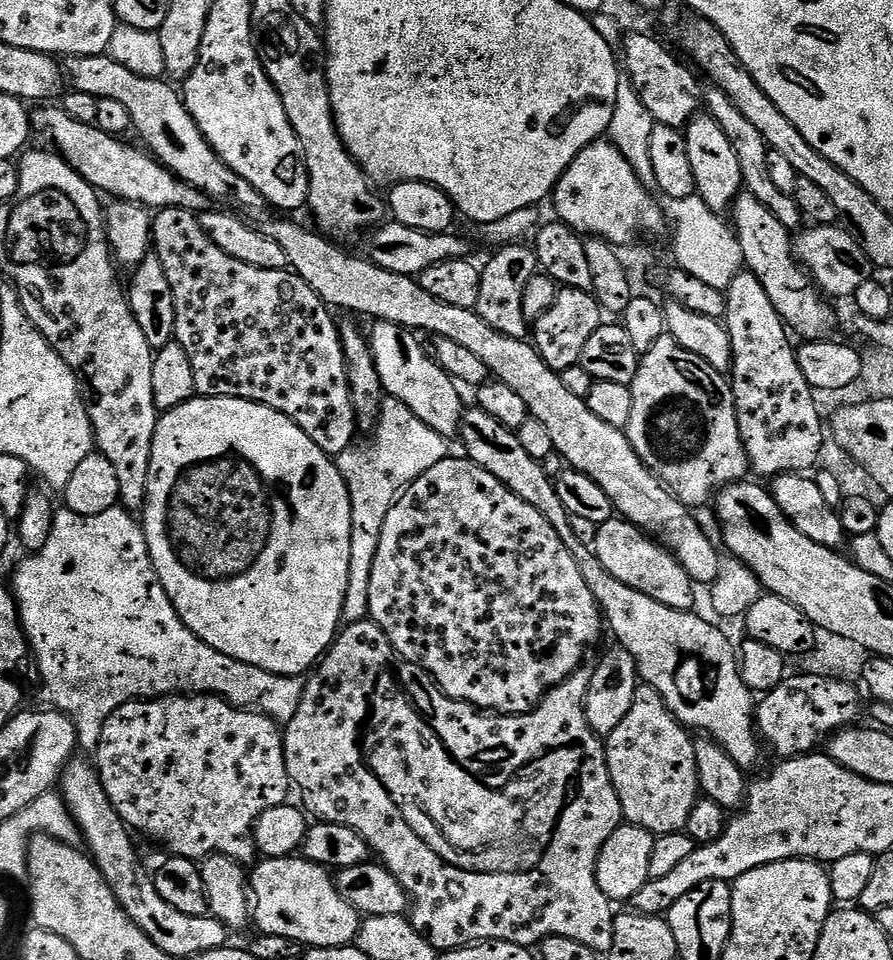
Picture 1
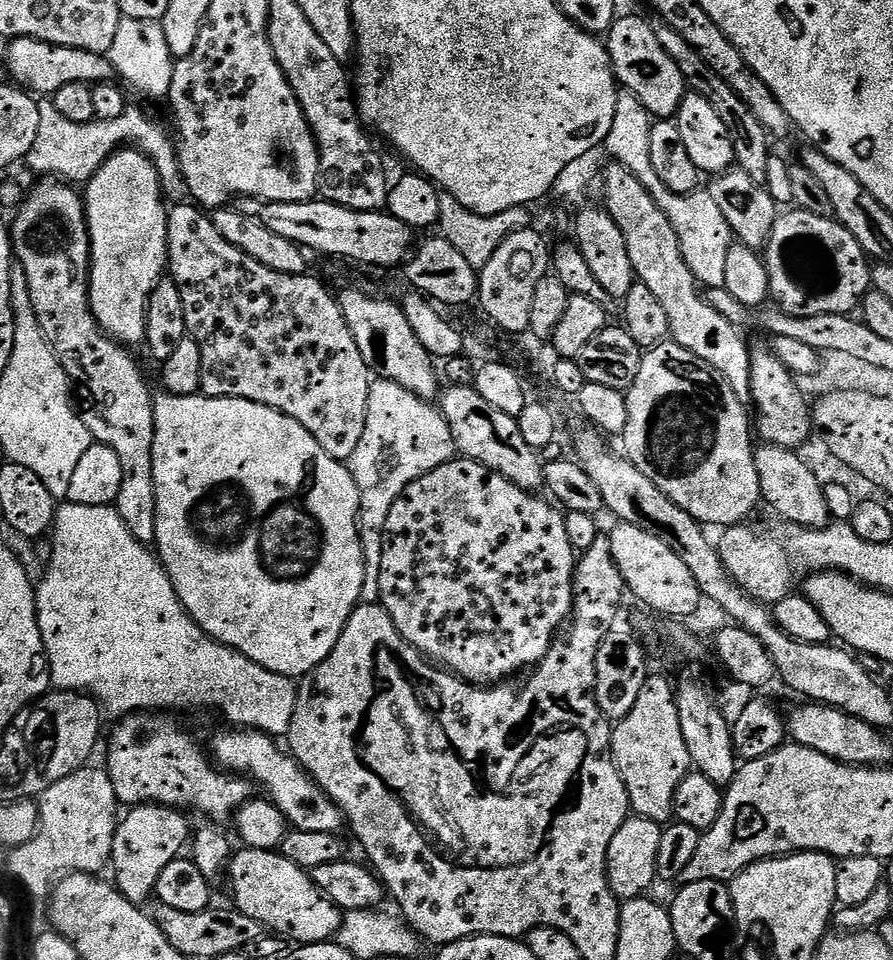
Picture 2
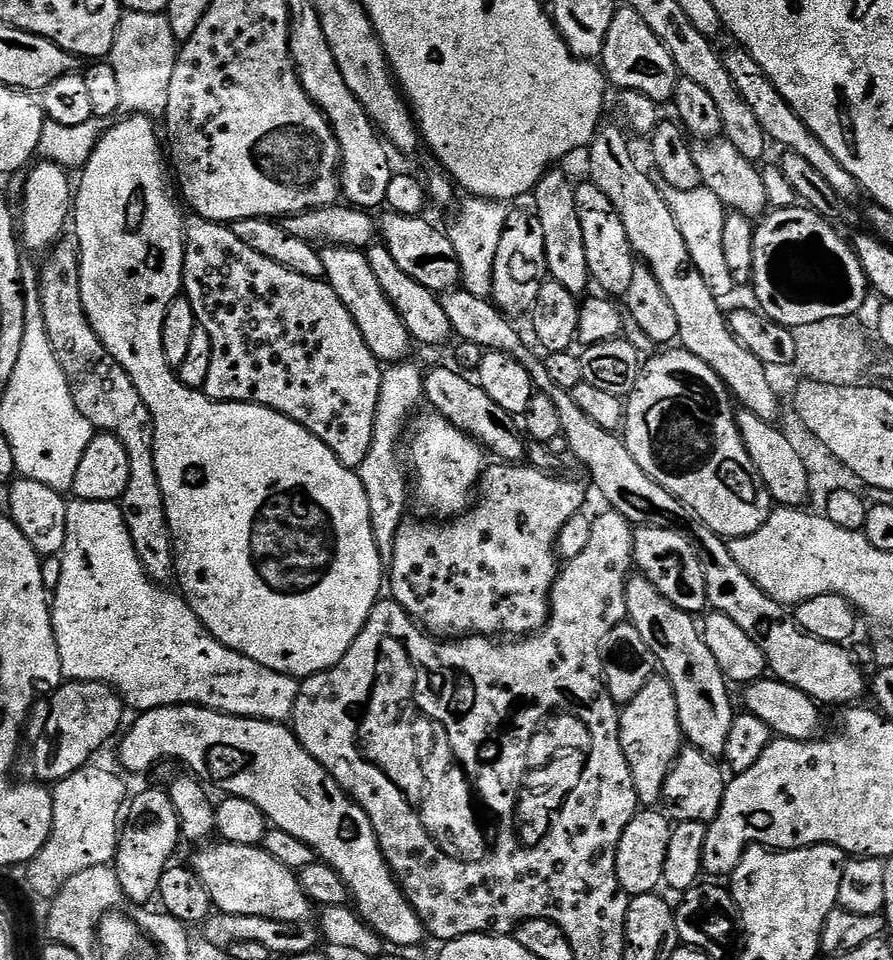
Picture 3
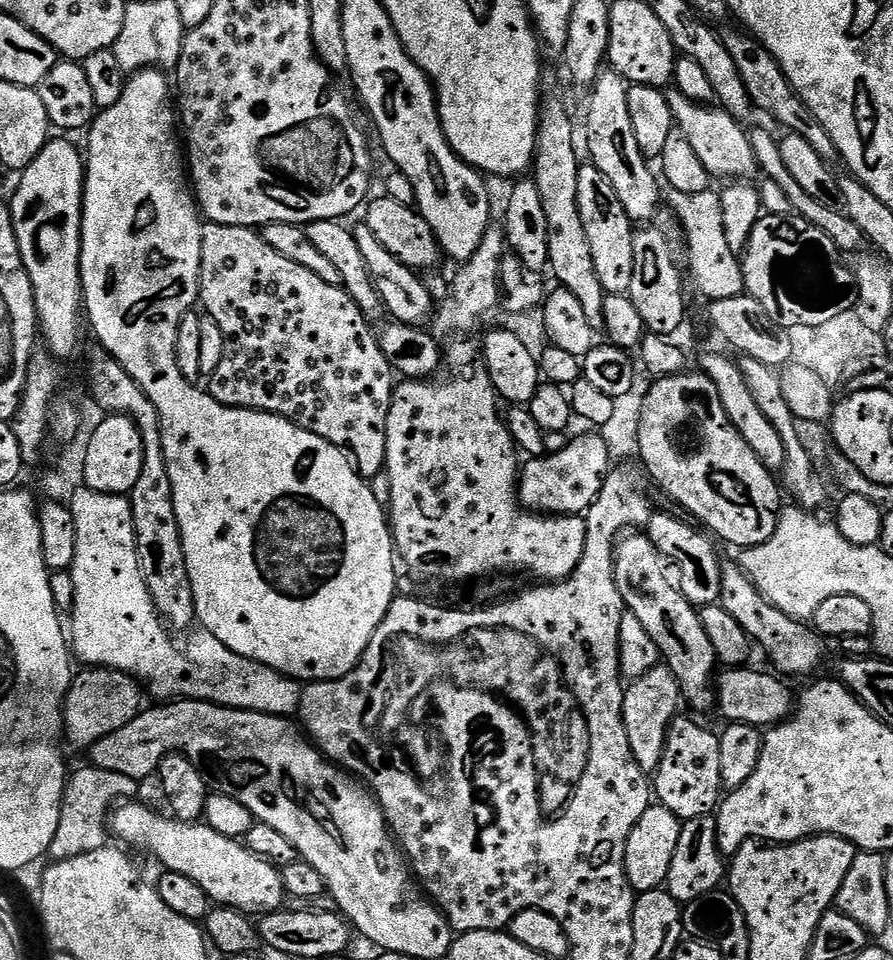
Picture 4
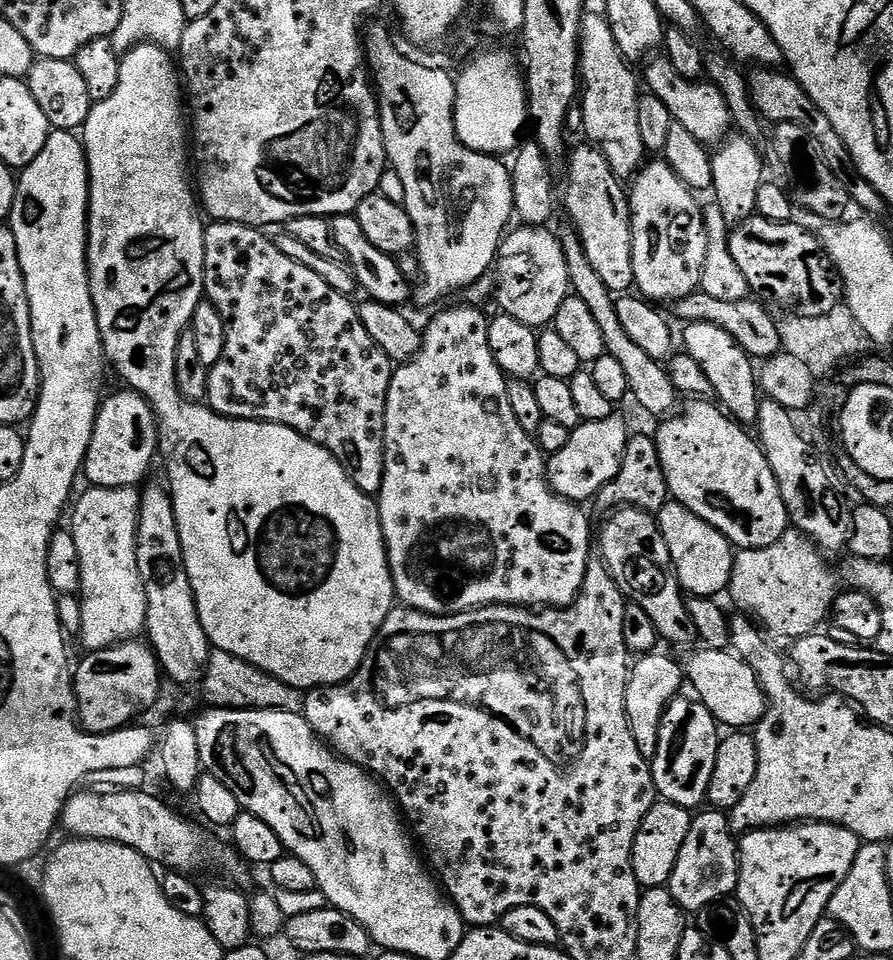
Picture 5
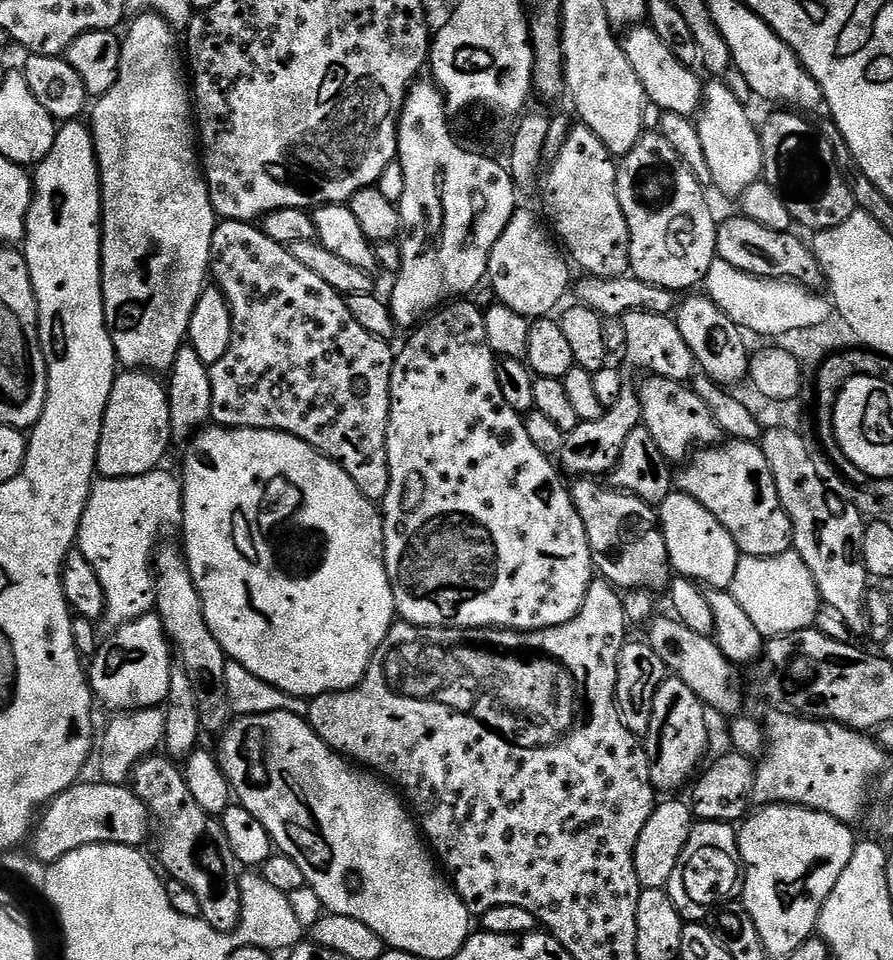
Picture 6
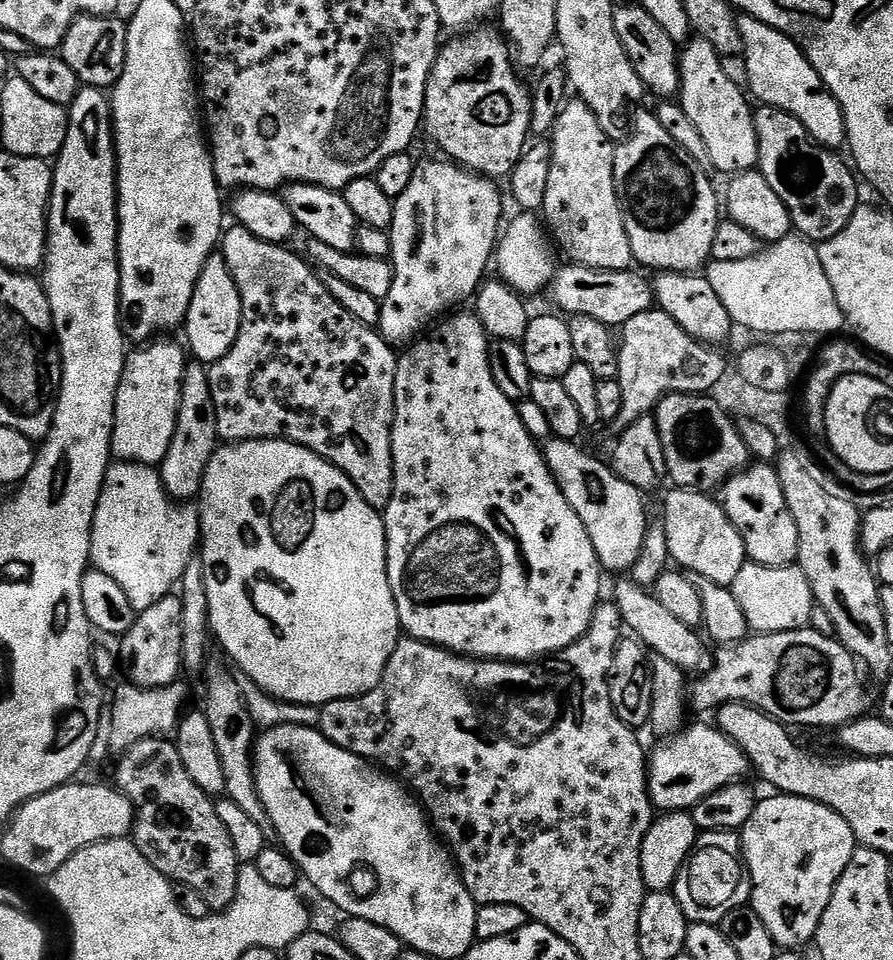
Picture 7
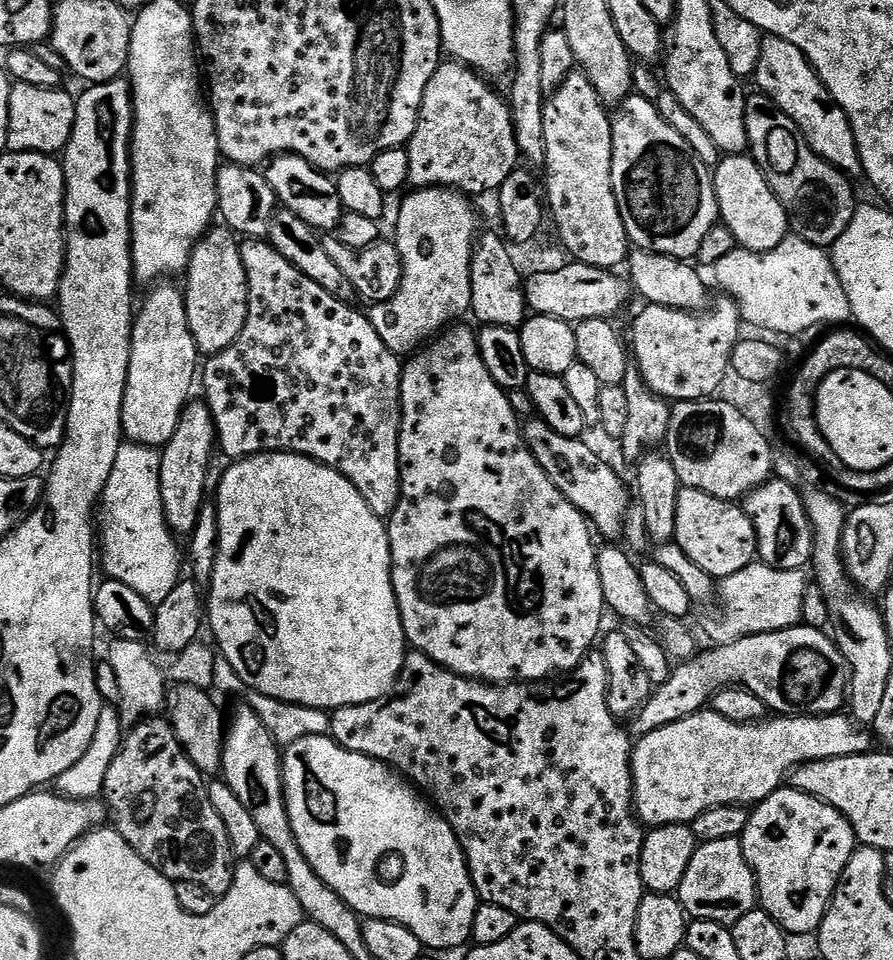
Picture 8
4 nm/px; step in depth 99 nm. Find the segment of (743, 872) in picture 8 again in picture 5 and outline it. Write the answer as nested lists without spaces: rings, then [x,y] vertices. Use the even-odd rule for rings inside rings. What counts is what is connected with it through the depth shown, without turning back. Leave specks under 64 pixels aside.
[[[700,810],[693,815],[690,834],[682,842],[678,862],[674,862],[674,874],[667,882],[667,889],[685,913],[701,912],[706,906],[731,897],[736,891],[740,873],[738,840],[732,830],[729,817],[715,810]]]

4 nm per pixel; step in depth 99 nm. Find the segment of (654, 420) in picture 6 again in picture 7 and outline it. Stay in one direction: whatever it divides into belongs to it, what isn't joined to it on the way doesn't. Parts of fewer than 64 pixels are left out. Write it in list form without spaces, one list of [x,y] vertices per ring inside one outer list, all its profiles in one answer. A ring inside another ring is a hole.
[[[674,393],[672,396],[663,396],[661,400],[657,401],[654,407],[654,419],[656,421],[656,429],[662,440],[662,454],[666,458],[666,470],[668,471],[667,479],[673,480],[671,483],[677,488],[690,488],[693,490],[713,490],[719,489],[723,485],[724,481],[729,476],[735,476],[737,472],[749,467],[750,455],[746,443],[743,442],[742,436],[739,434],[737,428],[737,421],[733,419],[729,413],[723,412],[712,400],[711,395],[708,394],[693,394],[687,396],[686,394]]]

